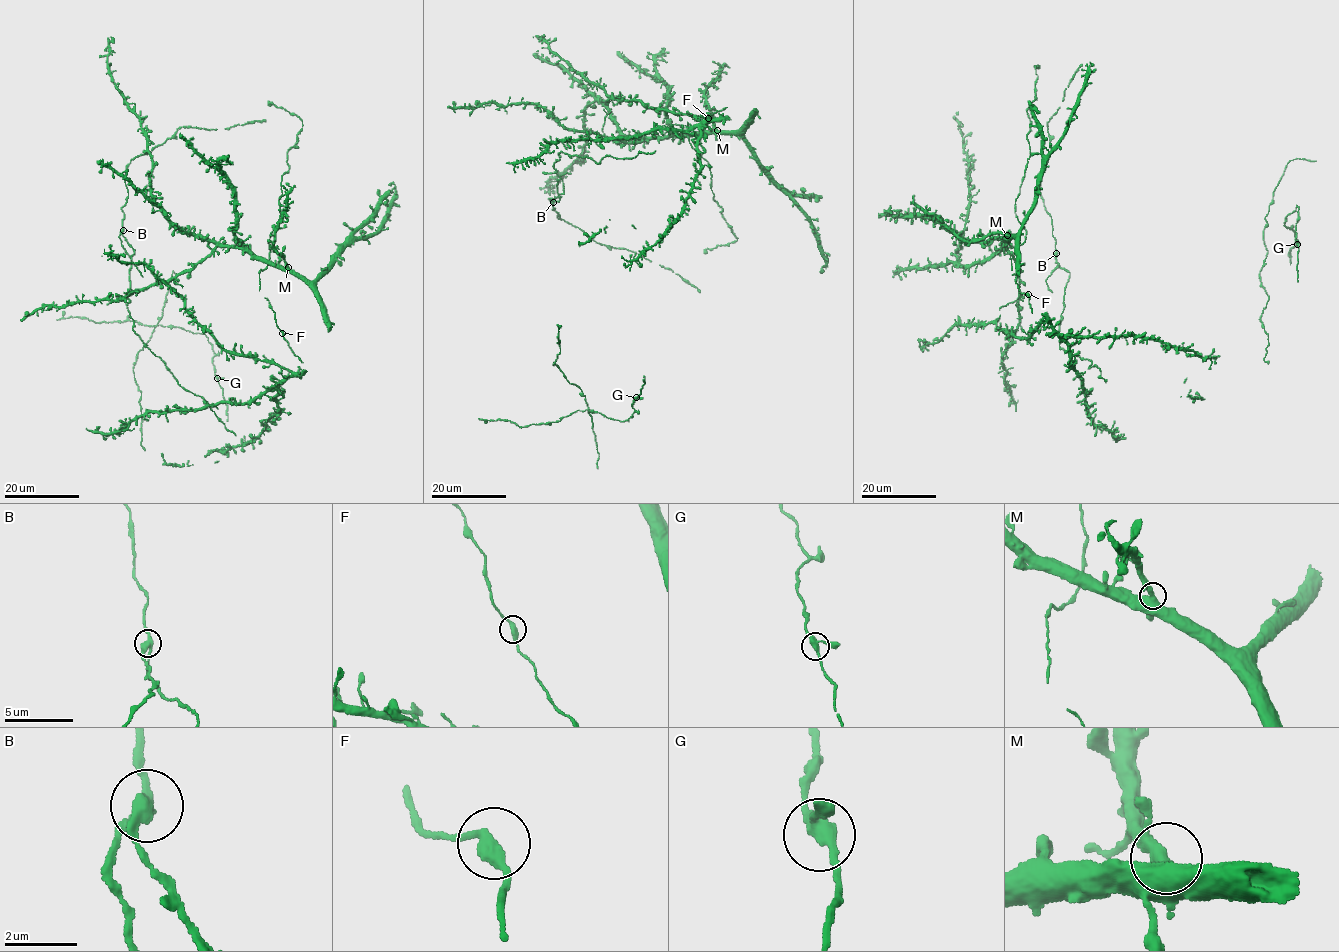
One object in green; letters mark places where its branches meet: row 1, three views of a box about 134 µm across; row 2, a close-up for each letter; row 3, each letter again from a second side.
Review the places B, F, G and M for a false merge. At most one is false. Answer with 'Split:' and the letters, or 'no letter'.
Split: B

